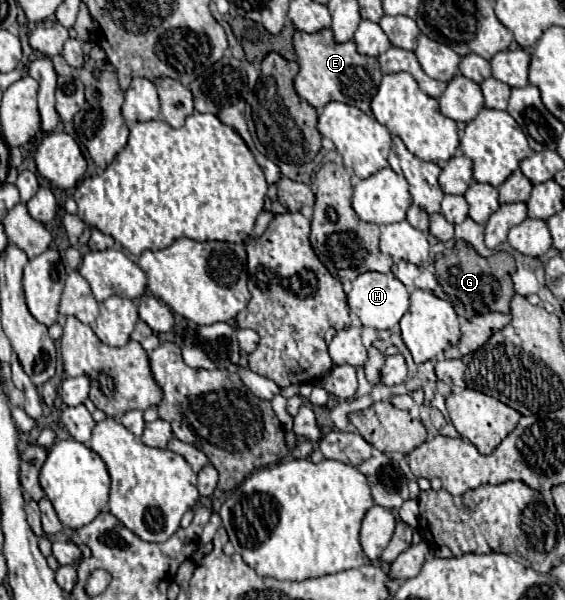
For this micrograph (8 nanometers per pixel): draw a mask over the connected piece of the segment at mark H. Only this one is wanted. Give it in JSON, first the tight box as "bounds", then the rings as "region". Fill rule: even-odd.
{"bounds":[347,273,409,329],"region":[[[363,273],[353,281],[353,289],[347,295],[349,309],[359,317],[363,327],[373,327],[373,329],[391,329],[393,325],[399,323],[399,319],[405,315],[409,309],[409,291],[405,285],[393,275],[393,273]]]}

